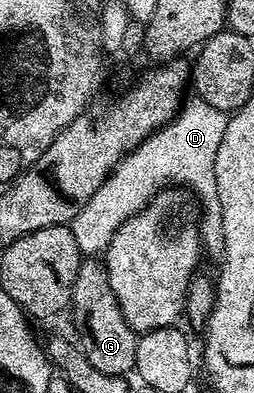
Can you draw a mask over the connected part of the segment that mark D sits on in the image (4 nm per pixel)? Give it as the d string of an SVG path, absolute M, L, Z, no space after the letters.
M193 97L182 106L172 122L153 131L151 137L145 138L133 151L126 154L113 168L103 185L85 200L83 209L69 225L81 253L87 257L102 254L123 221L141 211L161 190L170 186L180 186L187 188L202 207L199 226L206 258L214 261L223 259L226 253L226 238L215 177L215 156L226 133L227 123L226 112Z

